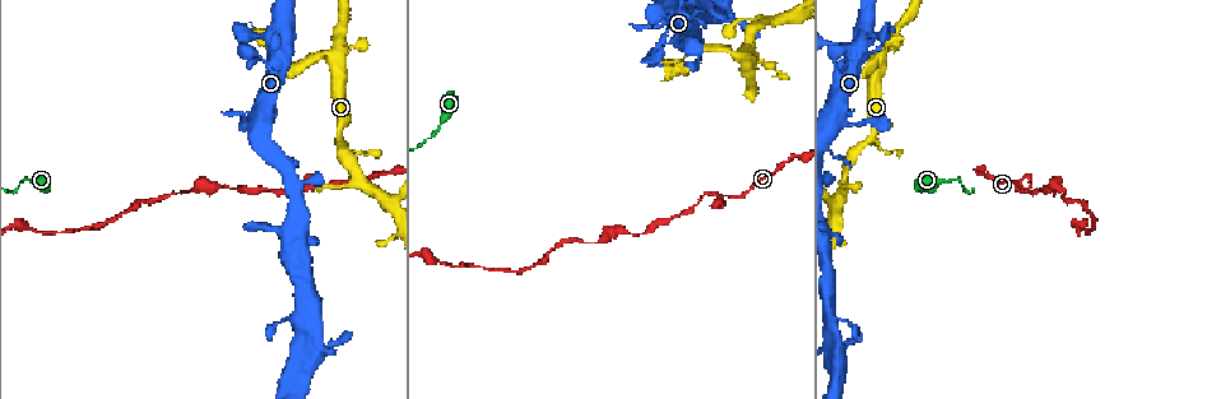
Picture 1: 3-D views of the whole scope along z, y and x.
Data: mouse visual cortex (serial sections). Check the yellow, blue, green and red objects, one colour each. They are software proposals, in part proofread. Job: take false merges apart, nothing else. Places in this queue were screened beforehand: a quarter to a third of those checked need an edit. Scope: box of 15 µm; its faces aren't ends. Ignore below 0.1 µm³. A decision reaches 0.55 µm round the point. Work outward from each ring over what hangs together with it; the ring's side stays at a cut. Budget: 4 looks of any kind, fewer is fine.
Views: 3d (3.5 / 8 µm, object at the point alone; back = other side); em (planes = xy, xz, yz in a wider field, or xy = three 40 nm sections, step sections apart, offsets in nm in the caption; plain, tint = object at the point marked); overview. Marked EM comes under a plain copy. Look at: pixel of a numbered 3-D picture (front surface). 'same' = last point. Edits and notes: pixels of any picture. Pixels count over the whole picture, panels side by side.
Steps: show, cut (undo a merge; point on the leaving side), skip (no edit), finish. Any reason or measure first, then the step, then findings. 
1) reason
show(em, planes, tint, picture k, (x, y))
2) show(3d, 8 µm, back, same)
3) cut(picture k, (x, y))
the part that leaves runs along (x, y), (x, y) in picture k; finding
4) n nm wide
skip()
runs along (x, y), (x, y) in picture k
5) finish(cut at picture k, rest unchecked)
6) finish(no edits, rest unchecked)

thick turns thin
show(3d, 8 µm, picture 1, (332, 58))

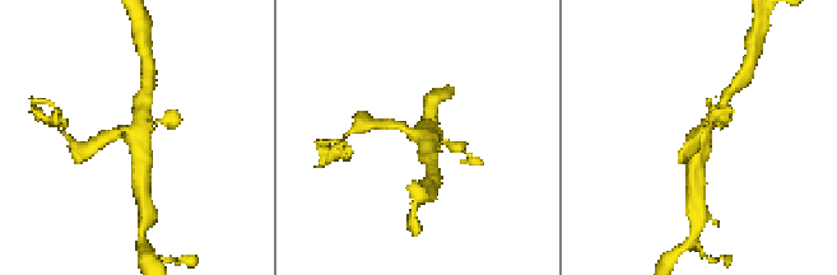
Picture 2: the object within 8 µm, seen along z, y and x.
show(em, xy, step 5, tint, picture 2, (701, 135))

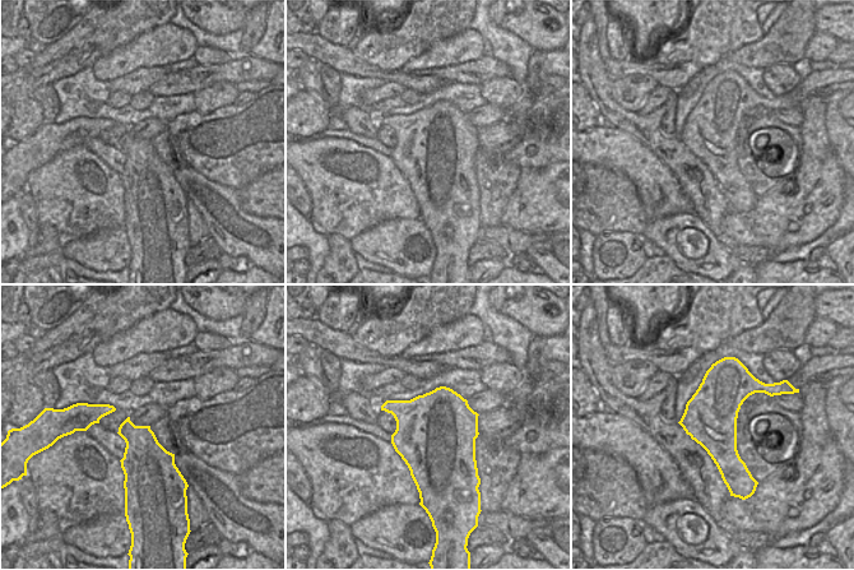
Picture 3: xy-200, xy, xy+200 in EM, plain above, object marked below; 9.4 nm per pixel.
750 nm wide
skip()
runs along (696, 168), (702, 134), (721, 103) in picture 2; continuous, no second cell

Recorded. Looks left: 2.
a narrow waist
show(3d, 3.5 µm, picture 1, (880, 53))

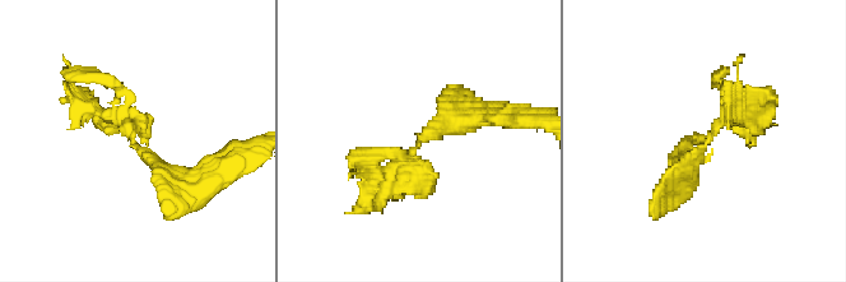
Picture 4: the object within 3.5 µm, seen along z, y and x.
now the EM
show(em, xy, step 1, tint, picture 4, (710, 135))

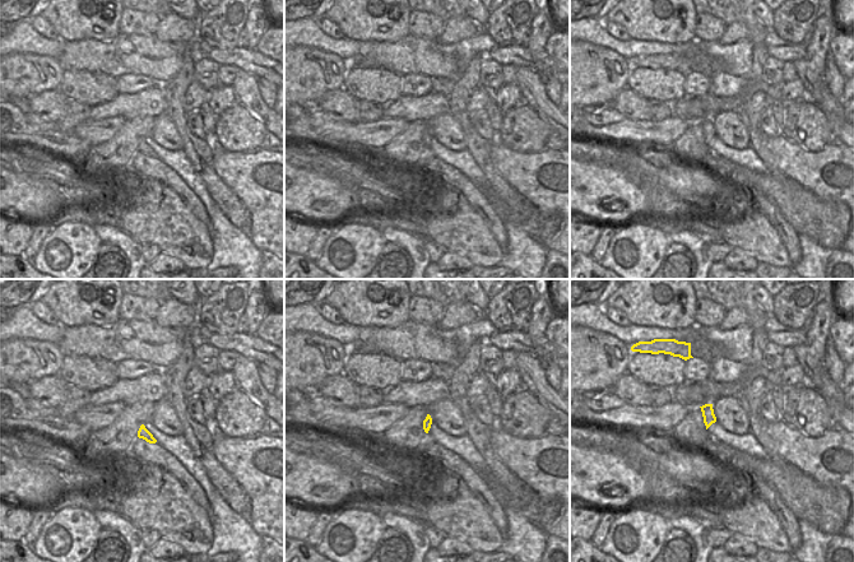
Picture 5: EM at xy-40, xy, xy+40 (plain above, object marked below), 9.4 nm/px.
skip()
runs along (193, 184), (87, 105) in picture 4; all the same cell

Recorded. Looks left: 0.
finish(no edits, rest unchecked)

